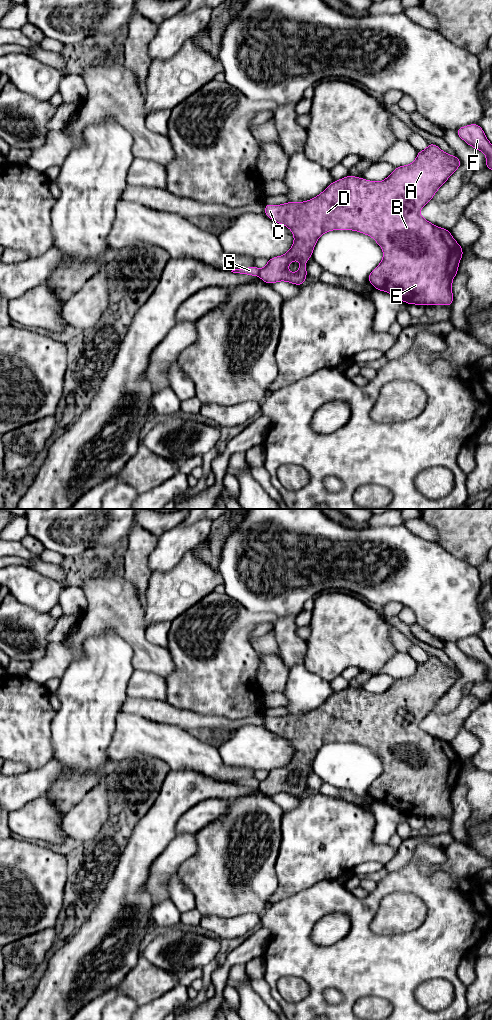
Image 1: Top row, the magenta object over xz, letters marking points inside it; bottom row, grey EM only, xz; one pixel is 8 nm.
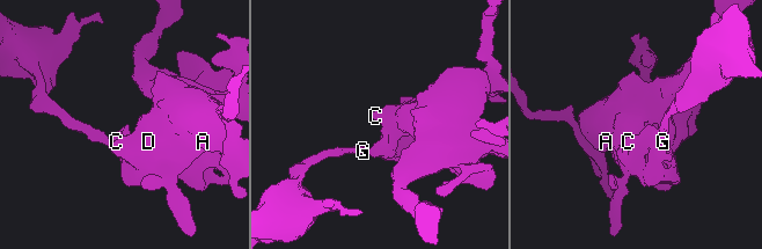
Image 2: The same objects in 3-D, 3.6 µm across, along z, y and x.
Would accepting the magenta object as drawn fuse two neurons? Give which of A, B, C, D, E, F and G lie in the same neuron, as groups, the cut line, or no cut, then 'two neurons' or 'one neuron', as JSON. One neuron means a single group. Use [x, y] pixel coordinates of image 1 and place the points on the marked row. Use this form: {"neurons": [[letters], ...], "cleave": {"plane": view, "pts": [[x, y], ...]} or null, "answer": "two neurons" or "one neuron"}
{"neurons": [["A", "B", "C", "D", "E", "F", "G"]], "cleave": null, "answer": "one neuron"}

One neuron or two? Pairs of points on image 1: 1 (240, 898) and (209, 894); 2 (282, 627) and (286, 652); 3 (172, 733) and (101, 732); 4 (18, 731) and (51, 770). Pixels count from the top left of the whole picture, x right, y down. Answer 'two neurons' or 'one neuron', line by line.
1: one neuron
2: one neuron
3: two neurons
4: two neurons

